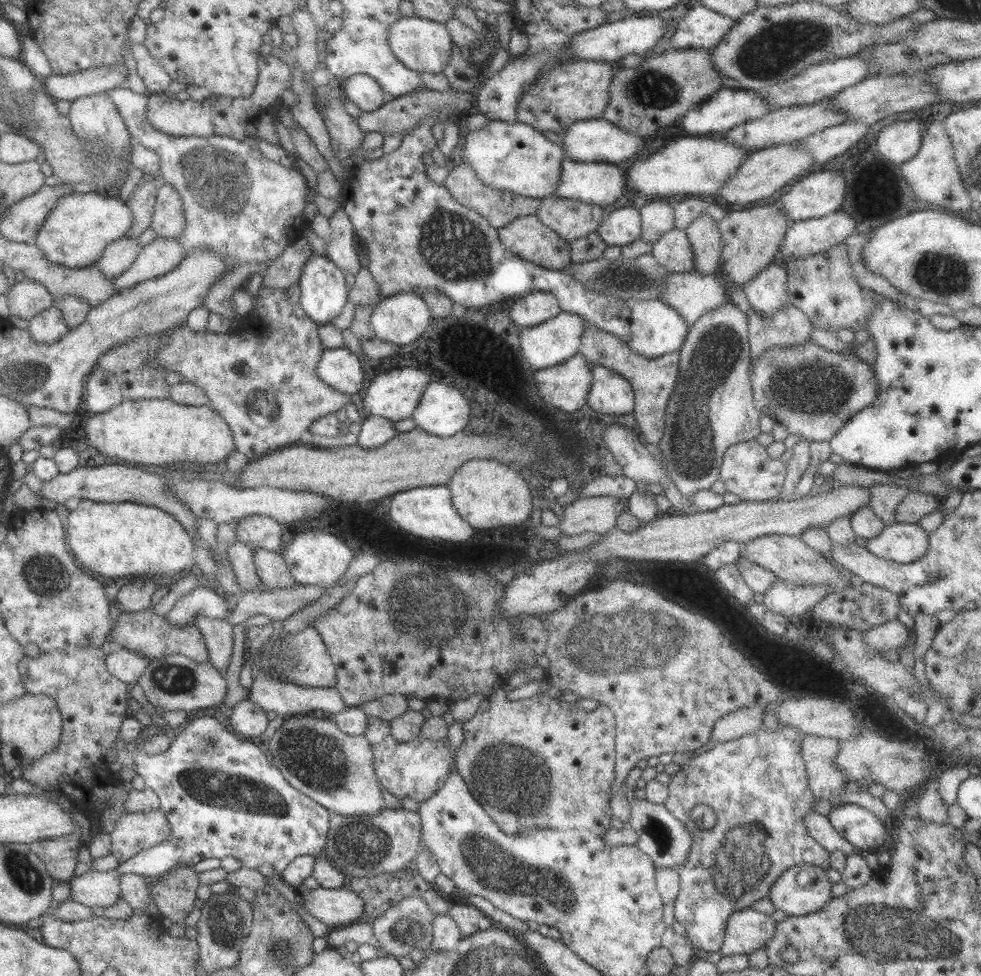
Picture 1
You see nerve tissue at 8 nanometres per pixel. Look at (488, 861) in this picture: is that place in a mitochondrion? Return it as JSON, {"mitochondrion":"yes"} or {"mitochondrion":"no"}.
{"mitochondrion":"yes"}

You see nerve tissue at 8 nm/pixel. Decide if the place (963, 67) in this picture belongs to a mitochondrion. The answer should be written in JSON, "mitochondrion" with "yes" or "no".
{"mitochondrion":"no"}

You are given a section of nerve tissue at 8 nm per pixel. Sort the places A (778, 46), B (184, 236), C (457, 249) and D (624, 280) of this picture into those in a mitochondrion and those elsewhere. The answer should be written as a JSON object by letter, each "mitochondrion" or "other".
{"A":"mitochondrion","B":"other","C":"mitochondrion","D":"mitochondrion"}

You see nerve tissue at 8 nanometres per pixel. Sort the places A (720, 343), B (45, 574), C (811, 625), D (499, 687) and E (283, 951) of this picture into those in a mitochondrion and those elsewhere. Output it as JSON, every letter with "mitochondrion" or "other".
{"A":"mitochondrion","B":"mitochondrion","C":"other","D":"other","E":"mitochondrion"}

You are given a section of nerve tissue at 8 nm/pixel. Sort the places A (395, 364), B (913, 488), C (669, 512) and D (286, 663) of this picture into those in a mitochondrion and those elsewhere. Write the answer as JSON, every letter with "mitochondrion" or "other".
{"A":"other","B":"other","C":"other","D":"mitochondrion"}

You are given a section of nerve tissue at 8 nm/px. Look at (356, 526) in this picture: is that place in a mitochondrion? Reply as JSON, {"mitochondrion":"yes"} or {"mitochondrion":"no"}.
{"mitochondrion":"no"}

